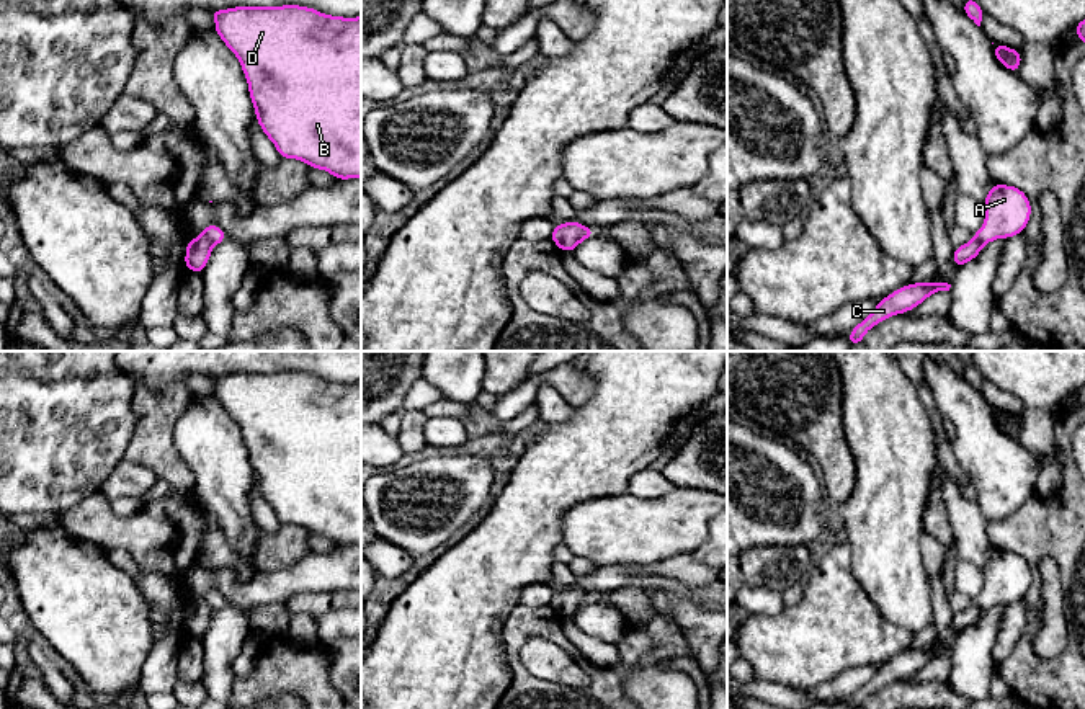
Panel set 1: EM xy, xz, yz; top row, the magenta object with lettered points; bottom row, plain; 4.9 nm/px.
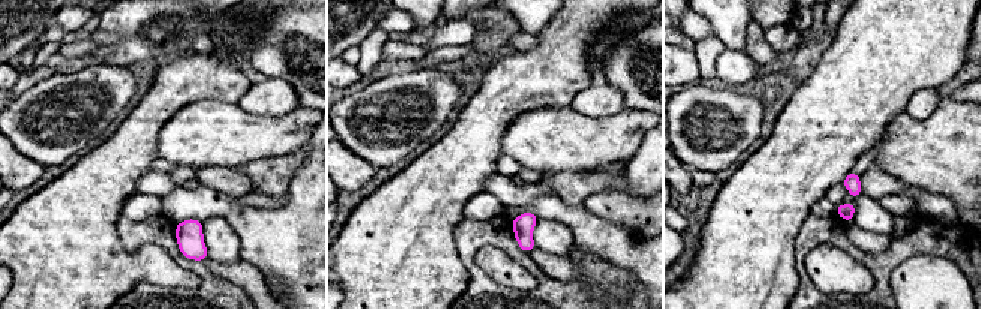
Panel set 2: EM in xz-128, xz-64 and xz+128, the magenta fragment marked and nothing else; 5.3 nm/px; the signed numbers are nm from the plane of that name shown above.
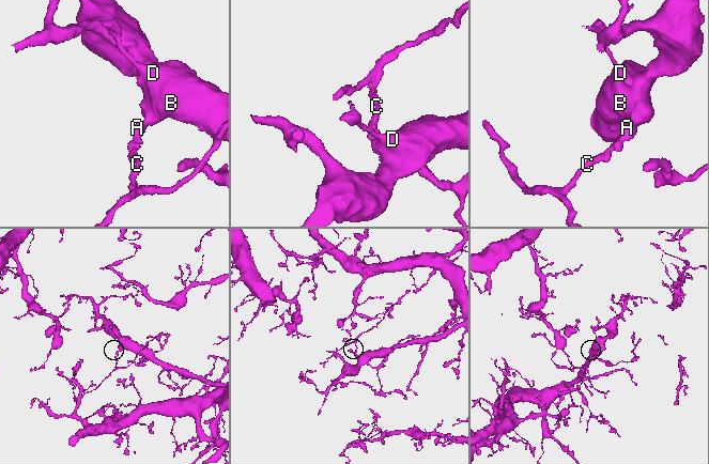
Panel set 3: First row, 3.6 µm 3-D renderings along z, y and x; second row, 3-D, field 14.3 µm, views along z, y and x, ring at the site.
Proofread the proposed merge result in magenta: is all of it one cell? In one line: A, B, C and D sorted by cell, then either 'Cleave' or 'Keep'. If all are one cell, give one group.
Groups: A B D / C. Cleave

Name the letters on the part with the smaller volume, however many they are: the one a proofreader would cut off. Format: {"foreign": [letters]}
{"foreign": ["C"]}

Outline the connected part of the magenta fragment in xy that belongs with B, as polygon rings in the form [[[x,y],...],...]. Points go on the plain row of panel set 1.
[[[240,371],[211,381],[214,397],[240,428],[255,484],[279,523],[306,528],[337,546],[361,544],[361,382],[332,382],[301,371]]]

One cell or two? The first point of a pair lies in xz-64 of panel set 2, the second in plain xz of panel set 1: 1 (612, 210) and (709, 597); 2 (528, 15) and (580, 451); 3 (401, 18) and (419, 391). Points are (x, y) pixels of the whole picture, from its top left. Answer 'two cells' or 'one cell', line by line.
1: two cells
2: two cells
3: one cell

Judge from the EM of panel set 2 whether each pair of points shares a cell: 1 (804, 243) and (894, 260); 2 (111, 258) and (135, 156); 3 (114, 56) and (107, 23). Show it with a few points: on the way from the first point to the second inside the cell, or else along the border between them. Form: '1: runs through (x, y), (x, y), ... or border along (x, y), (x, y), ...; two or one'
1: runs through (827, 237), (837, 237), (854, 252), (872, 260); one
2: runs through (104, 233), (104, 188), (110, 182); one
3: runs through (122, 47), (122, 33), (116, 27); one

